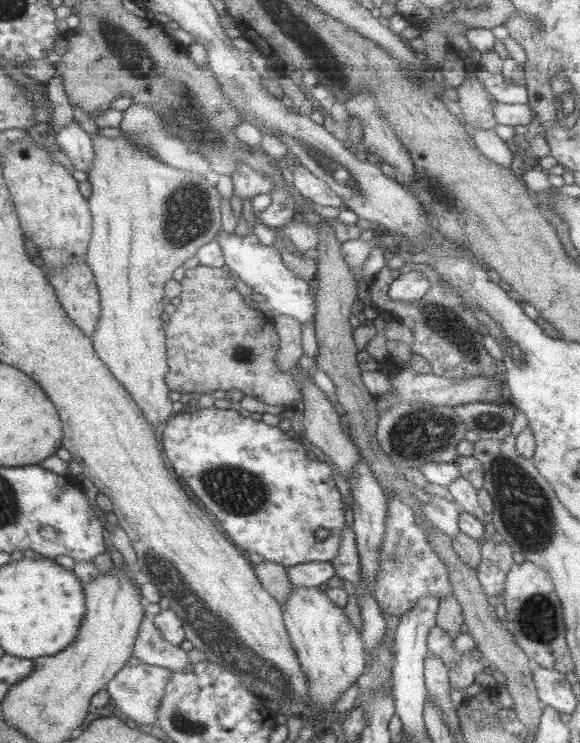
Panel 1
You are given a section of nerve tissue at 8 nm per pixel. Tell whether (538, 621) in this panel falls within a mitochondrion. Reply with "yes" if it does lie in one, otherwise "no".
yes

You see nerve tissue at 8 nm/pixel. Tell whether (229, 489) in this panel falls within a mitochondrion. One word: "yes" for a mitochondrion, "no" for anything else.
yes

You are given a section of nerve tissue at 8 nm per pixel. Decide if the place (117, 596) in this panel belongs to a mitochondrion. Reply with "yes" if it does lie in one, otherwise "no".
no

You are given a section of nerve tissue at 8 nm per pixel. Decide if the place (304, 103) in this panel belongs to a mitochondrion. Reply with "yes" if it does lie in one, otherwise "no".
no

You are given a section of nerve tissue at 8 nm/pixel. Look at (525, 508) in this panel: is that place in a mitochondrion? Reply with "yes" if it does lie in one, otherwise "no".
yes

